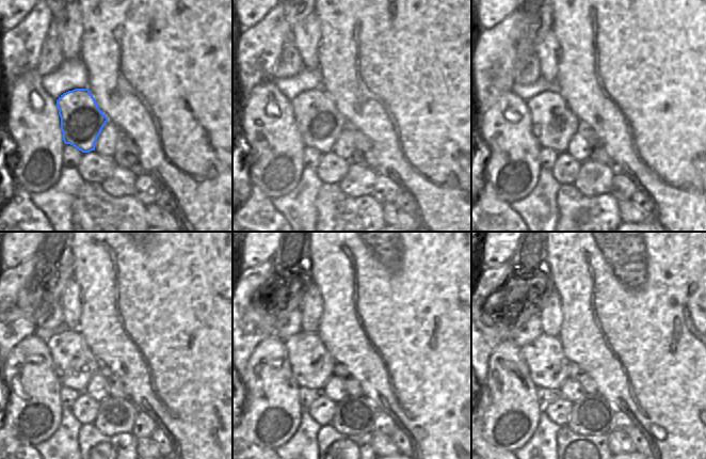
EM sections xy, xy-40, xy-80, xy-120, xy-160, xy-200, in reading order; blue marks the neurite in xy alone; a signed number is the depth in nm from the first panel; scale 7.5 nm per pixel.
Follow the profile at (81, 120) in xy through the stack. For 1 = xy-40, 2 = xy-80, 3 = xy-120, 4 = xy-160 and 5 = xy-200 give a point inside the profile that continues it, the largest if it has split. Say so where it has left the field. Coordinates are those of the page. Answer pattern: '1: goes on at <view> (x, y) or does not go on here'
1: goes on at xy-40 (320, 123)
2: goes on at xy-80 (554, 124)
3: goes on at xy-120 (74, 364)
4: goes on at xy-160 (311, 364)
5: goes on at xy-200 (548, 366)

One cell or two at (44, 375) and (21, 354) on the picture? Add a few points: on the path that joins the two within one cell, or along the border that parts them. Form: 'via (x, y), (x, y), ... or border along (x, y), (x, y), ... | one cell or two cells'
via (38, 367), (36, 361), (29, 360) | one cell

